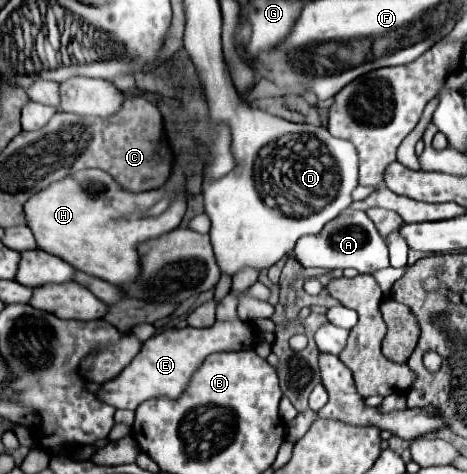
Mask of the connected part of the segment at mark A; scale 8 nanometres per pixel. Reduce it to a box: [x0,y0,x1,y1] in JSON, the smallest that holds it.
[293,208,389,274]

